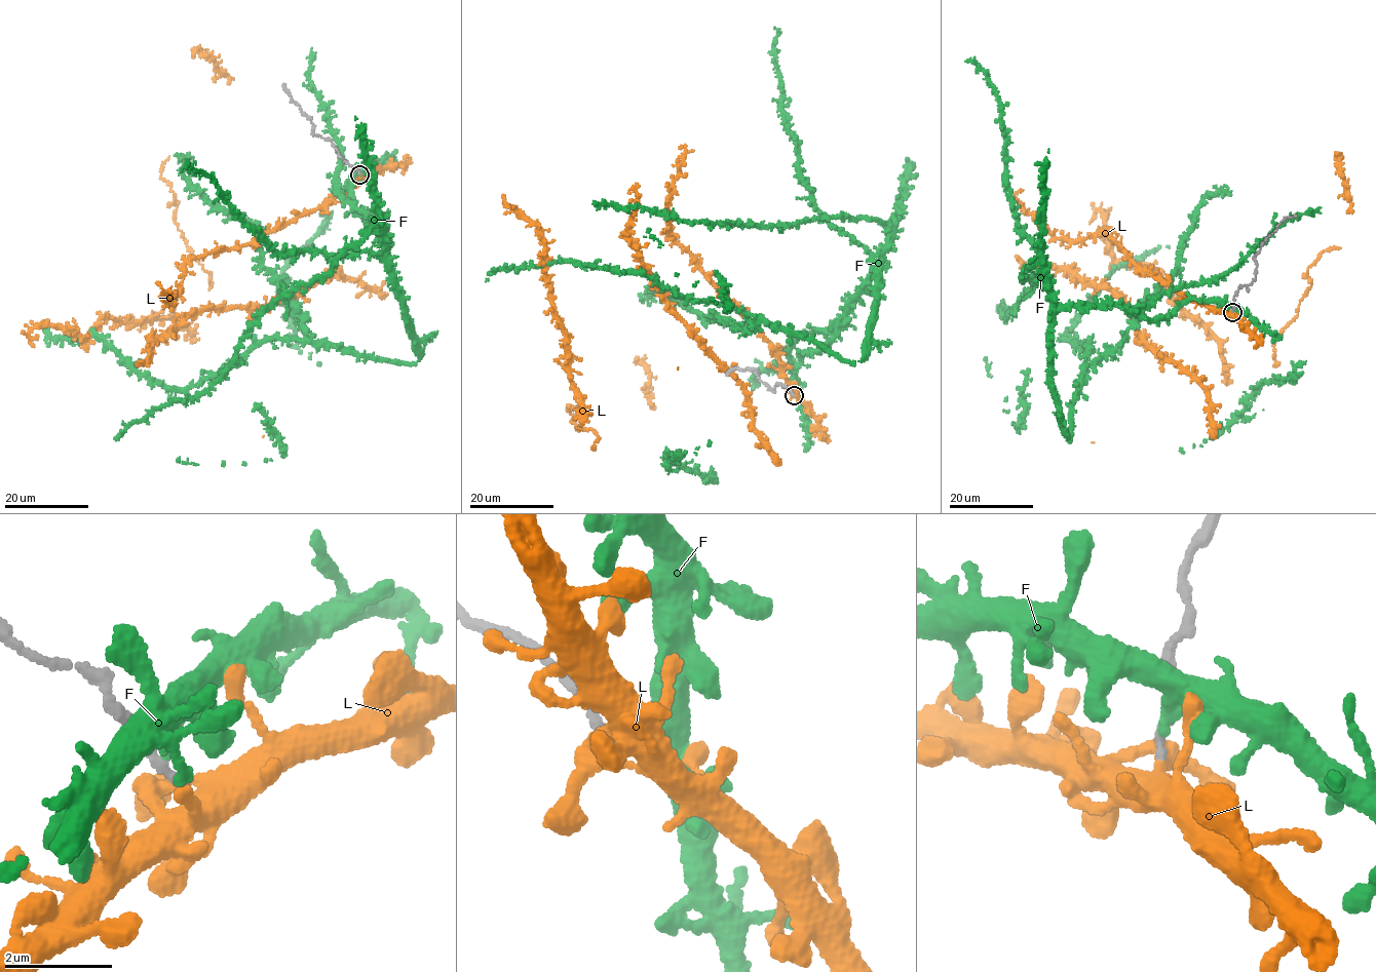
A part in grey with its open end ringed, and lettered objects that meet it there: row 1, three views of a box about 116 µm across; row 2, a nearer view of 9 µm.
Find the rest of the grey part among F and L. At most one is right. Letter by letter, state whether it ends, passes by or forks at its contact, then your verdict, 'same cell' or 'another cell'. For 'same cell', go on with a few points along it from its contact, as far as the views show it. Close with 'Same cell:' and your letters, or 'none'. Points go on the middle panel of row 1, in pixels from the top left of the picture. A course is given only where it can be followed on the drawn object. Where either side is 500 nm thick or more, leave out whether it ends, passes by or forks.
F: it ends; another cell
L: it passes by; another cell
Same cell: none

